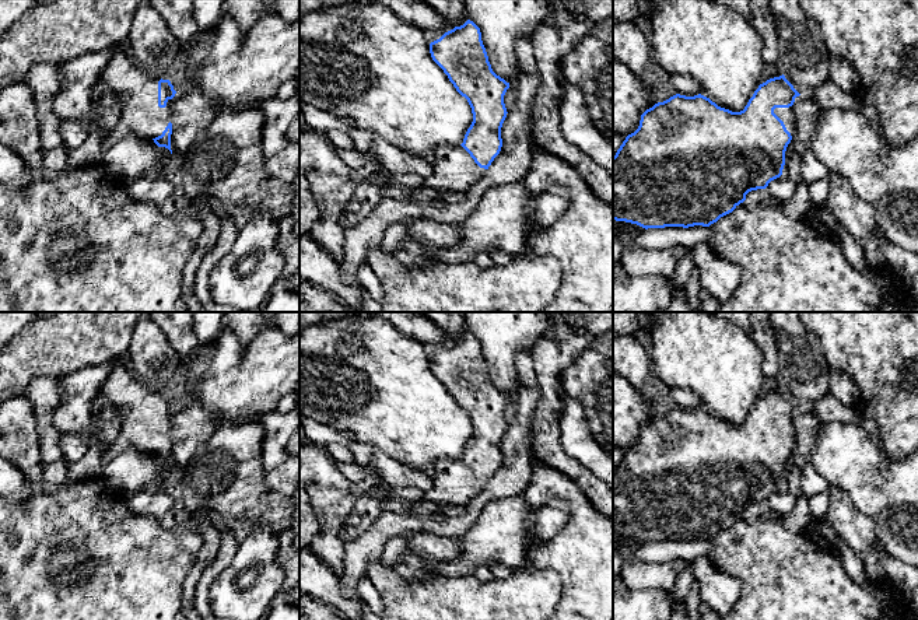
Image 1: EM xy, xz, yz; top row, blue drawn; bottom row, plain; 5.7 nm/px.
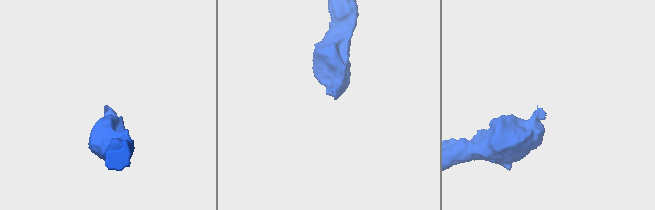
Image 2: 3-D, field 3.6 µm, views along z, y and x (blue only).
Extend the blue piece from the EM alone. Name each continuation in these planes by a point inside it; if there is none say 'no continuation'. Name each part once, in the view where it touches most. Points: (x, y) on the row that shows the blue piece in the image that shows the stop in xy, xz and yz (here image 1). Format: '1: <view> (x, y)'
1: xy (140, 116)

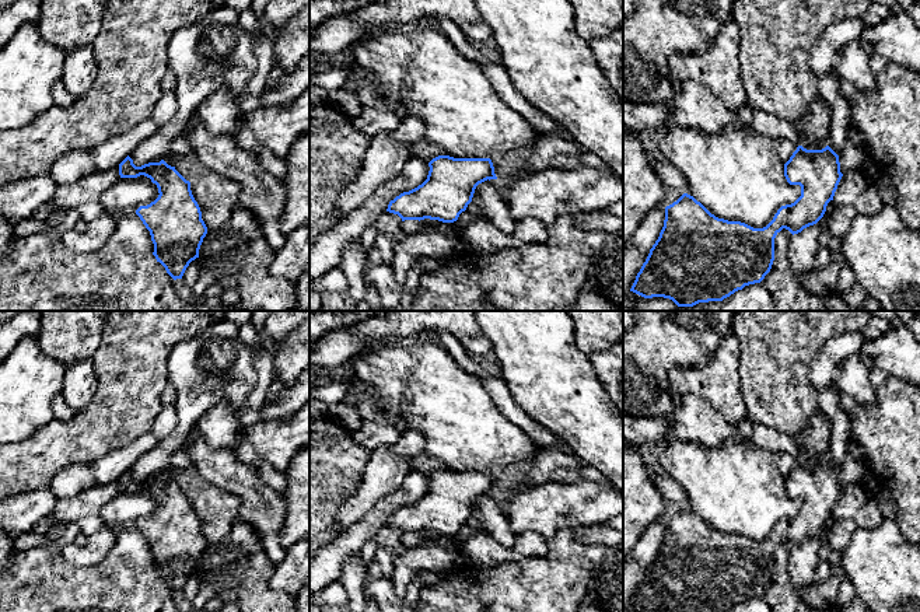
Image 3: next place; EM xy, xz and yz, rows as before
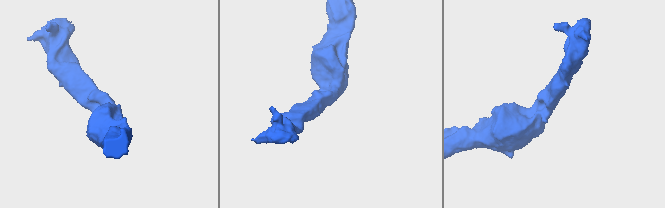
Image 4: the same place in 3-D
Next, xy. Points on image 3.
no continuation

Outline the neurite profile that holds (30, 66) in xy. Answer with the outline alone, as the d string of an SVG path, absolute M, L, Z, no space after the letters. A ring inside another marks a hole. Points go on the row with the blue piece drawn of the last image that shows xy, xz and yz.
M24 24L0 49L0 130L21 129L53 105L52 85L62 78L64 52L46 42L39 28Z

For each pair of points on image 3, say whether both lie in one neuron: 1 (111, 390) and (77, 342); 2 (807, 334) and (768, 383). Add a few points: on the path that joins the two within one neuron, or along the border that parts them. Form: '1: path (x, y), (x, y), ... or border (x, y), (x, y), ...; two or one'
1: border (104, 328), (100, 336), (100, 346), (91, 359); two
2: path (794, 346), (773, 370); one

